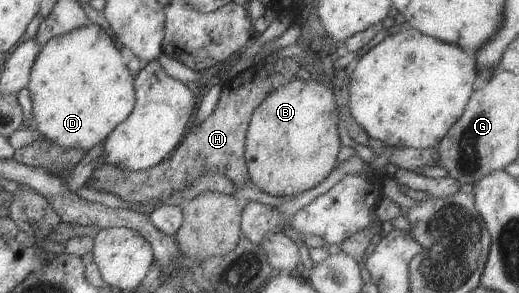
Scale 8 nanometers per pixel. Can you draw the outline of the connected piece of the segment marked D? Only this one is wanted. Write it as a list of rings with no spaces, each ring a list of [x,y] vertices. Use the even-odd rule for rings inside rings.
[[[95,23],[79,26],[61,36],[53,36],[39,46],[26,88],[32,102],[32,123],[41,137],[63,148],[89,150],[131,114],[134,105],[134,76],[126,64],[126,54],[117,49],[104,29]]]

